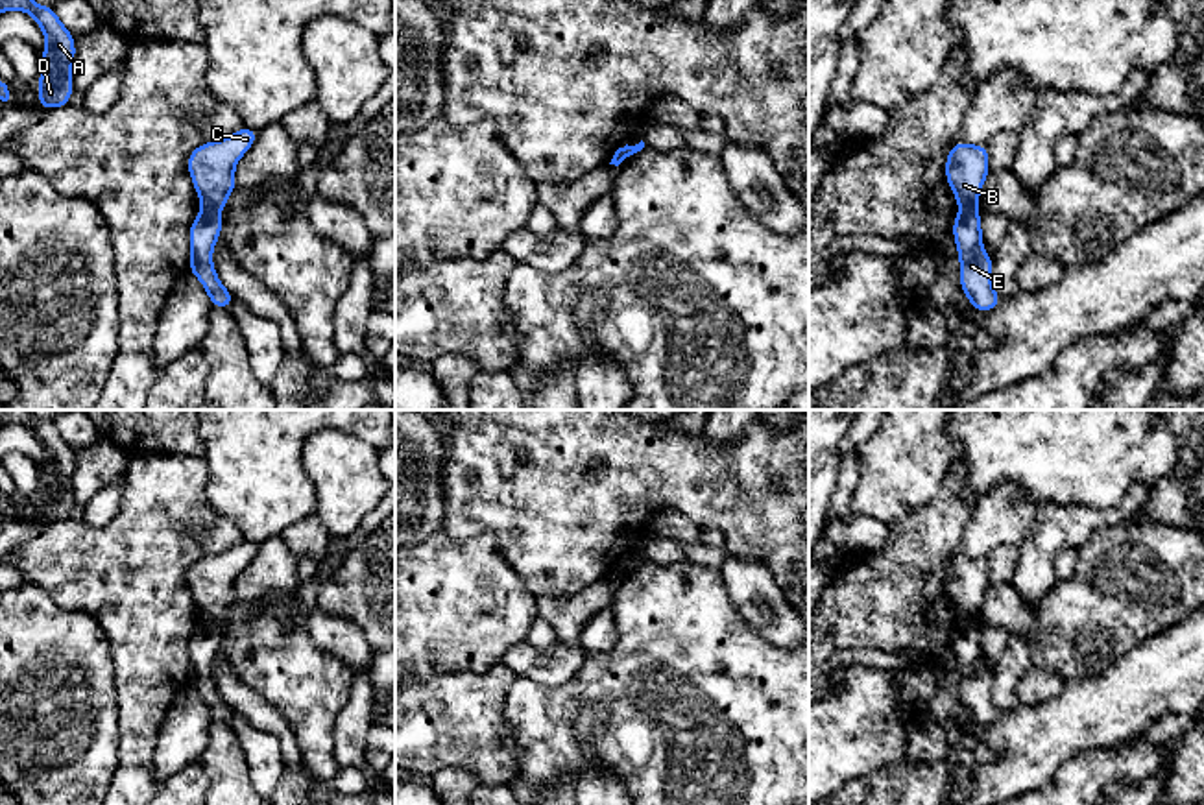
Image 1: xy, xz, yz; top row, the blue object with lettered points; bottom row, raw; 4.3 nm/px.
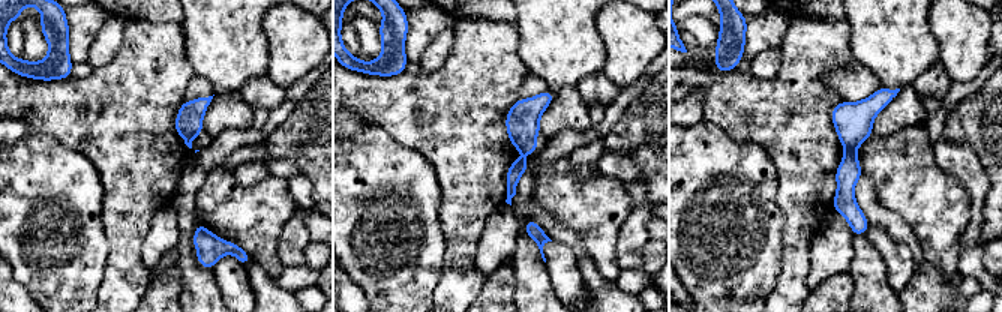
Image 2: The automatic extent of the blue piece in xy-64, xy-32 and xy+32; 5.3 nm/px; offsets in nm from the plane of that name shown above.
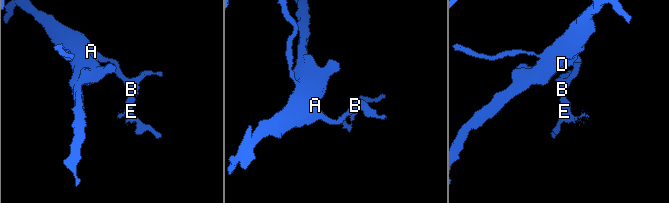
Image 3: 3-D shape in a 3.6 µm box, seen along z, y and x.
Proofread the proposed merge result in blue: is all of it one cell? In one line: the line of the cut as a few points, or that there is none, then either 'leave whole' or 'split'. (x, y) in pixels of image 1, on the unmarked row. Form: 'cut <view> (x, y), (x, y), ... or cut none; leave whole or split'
cut xy (204, 617), (216, 624); split

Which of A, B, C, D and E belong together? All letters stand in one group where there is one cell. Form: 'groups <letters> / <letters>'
groups A B C D / E

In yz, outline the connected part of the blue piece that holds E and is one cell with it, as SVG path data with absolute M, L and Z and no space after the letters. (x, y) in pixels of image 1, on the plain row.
M960 620L953 635L953 652L960 674L960 702L977 726L993 724L1003 711L992 702L993 672L982 663L981 626Z

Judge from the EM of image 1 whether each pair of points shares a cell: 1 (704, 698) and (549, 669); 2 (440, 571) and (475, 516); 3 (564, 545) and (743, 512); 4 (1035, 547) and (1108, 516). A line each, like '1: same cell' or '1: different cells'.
1: different cells
2: different cells
3: same cell
4: same cell

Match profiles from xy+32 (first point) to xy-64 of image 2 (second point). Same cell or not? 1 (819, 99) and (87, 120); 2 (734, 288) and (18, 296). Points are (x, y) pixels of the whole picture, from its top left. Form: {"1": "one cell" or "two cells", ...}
{"1": "one cell", "2": "two cells"}

